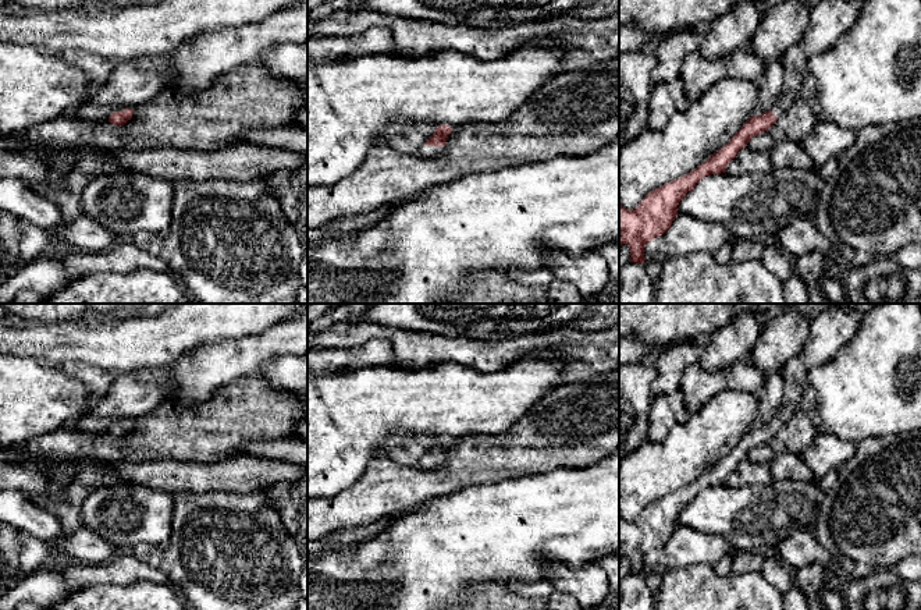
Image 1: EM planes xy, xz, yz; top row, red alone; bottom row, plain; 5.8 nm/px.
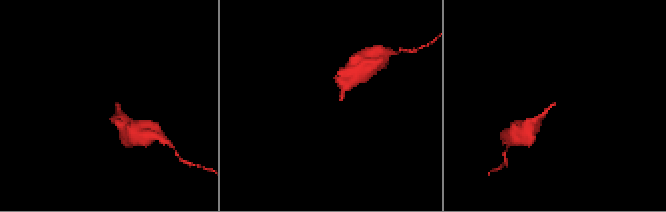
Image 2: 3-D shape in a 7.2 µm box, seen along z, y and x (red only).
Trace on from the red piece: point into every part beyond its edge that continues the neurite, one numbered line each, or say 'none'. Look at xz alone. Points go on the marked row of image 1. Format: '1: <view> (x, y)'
1: xz (426, 151)

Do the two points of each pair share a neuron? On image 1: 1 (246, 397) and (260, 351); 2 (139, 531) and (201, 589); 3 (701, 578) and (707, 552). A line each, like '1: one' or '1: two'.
1: two
2: two
3: two

